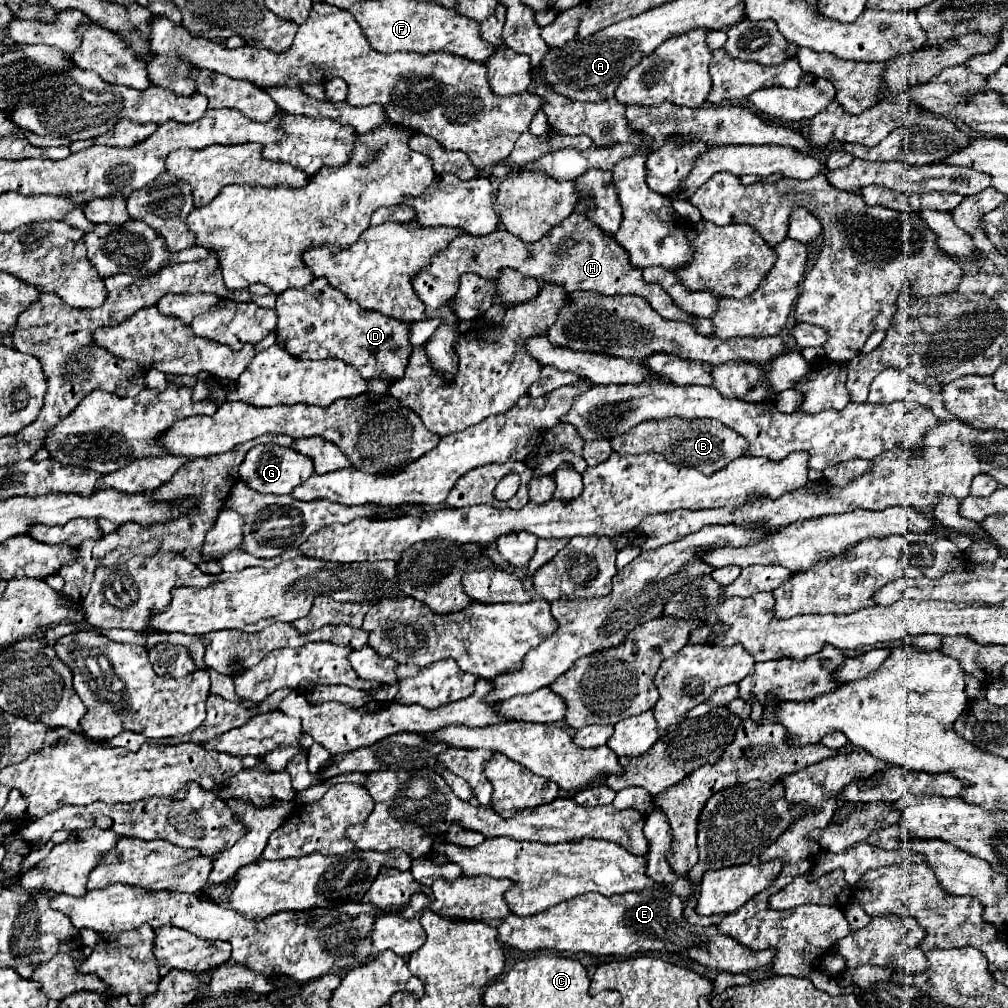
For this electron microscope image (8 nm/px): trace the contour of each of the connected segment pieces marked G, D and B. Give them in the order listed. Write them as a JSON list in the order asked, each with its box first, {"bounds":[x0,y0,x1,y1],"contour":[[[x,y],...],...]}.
[{"bounds":[239,444,313,494],"contour":[[[261,444],[247,452],[241,468],[239,478],[259,494],[291,494],[295,486],[307,480],[313,474],[313,460],[283,446],[275,444]]]},{"bounds":[277,278,413,380],"contour":[[[315,278],[309,286],[303,290],[287,289],[277,296],[277,335],[282,338],[282,348],[295,358],[303,360],[327,360],[327,358],[339,358],[351,366],[355,366],[365,380],[381,378],[381,380],[399,380],[405,376],[405,368],[409,364],[413,344],[409,340],[409,328],[411,322],[395,320],[391,316],[379,314],[379,312],[367,312],[359,304],[347,300],[339,290],[331,288],[327,280]]]},{"bounds":[611,418,747,476],"contour":[[[669,418],[669,420],[645,420],[631,428],[631,432],[623,436],[615,436],[611,440],[611,448],[619,454],[643,454],[643,452],[659,452],[671,464],[683,464],[689,468],[697,468],[701,474],[711,476],[725,468],[731,460],[743,456],[747,448],[747,440],[719,424],[717,420],[685,420],[685,418]]]}]

